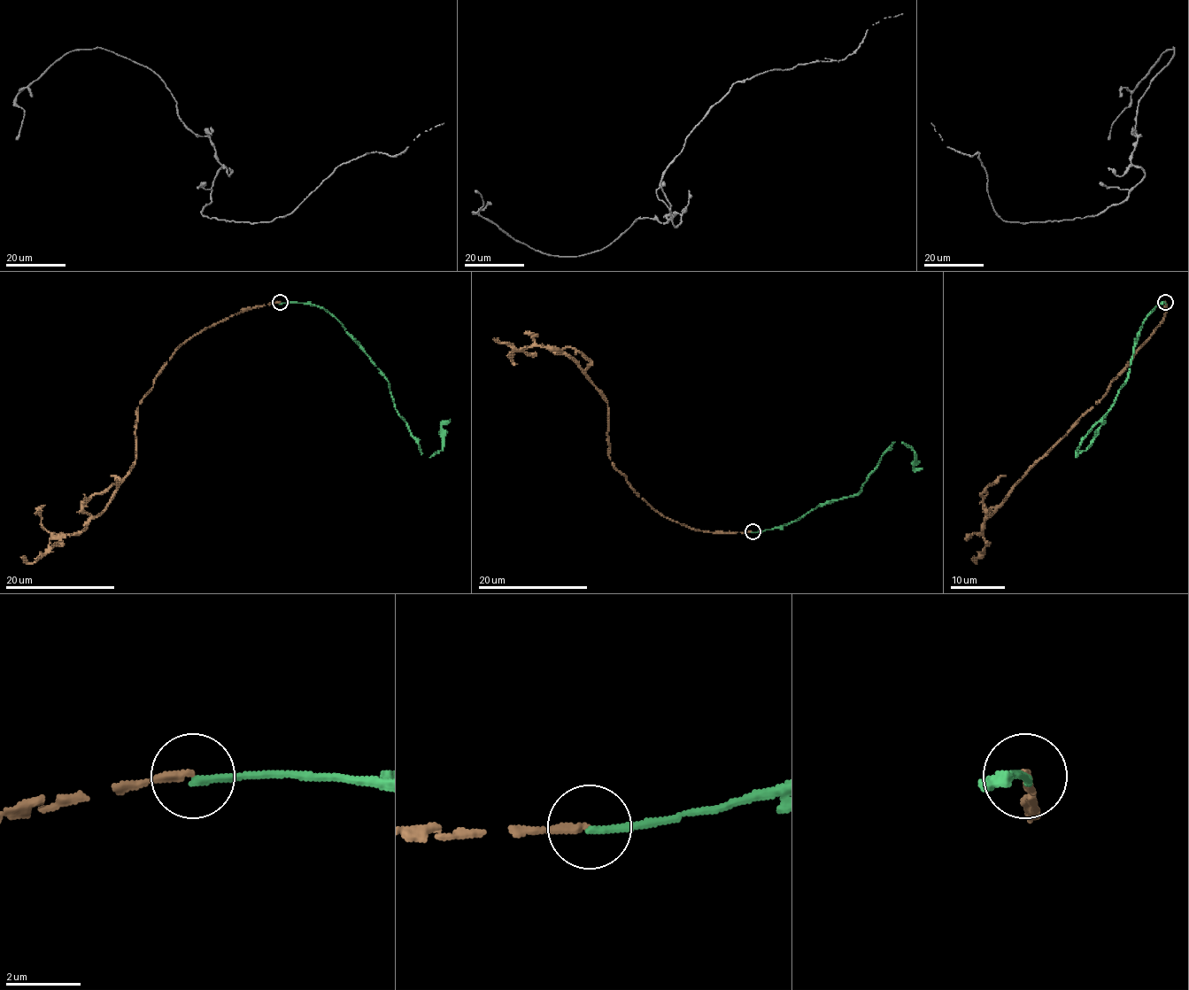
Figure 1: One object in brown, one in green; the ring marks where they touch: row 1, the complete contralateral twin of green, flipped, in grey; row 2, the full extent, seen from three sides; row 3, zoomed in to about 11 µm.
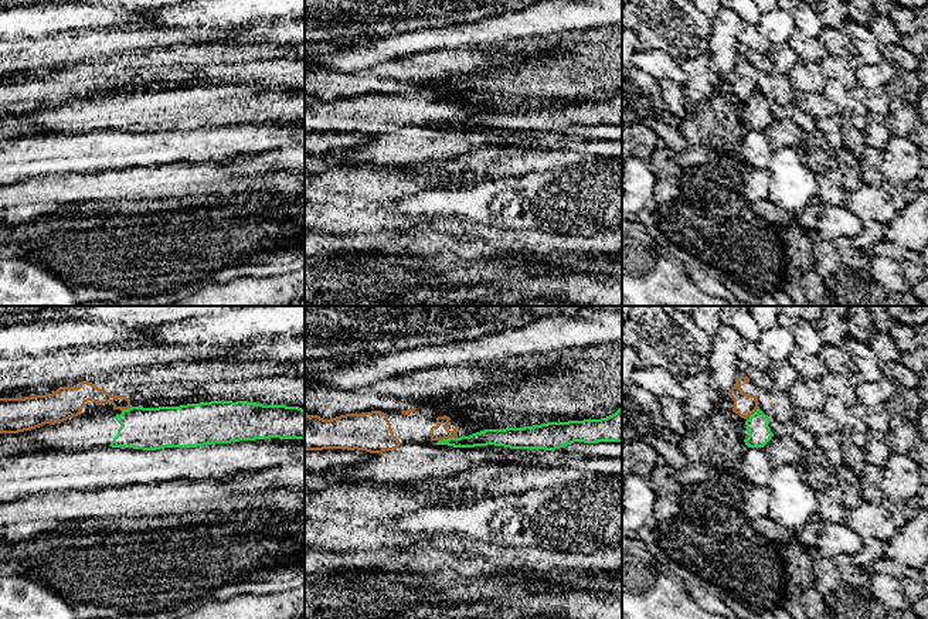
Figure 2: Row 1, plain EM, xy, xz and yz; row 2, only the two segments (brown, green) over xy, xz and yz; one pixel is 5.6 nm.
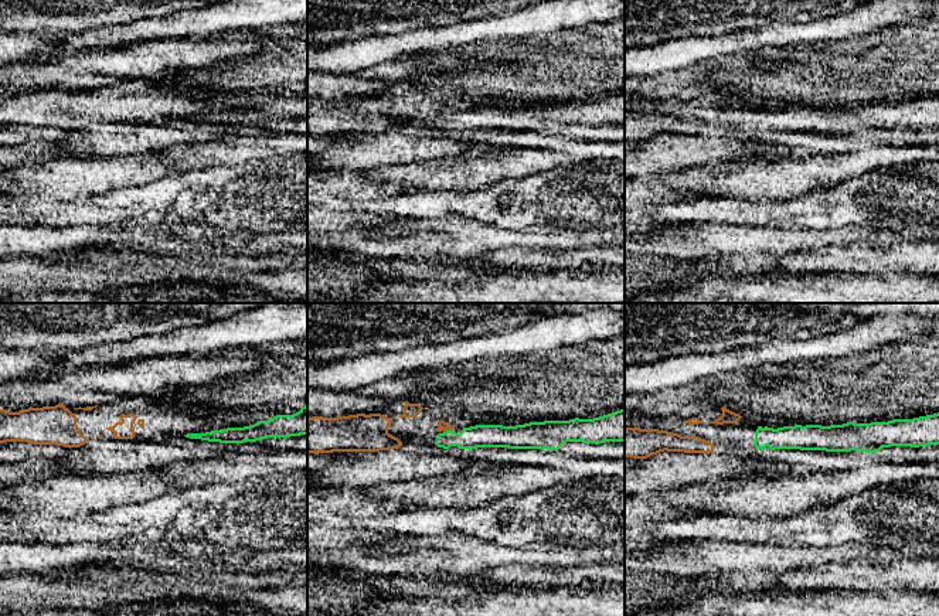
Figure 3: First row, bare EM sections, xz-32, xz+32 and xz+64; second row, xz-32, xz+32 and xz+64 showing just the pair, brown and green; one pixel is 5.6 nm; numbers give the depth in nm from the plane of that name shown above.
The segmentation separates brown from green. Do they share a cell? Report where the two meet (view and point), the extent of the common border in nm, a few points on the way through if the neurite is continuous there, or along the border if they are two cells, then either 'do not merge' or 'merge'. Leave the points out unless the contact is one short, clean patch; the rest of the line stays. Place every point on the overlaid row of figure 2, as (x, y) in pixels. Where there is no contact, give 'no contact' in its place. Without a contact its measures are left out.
contact xz (445, 438); length 100 nm; border xz (454, 436), (438, 442); do not merge

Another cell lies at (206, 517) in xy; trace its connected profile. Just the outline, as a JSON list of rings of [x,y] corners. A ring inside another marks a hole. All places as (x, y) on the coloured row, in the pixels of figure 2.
[[[244,510],[232,513],[220,511],[203,511],[198,514],[170,514],[157,517],[137,517],[137,518],[86,518],[74,521],[74,524],[82,533],[98,531],[150,531],[162,528],[177,528],[183,526],[194,524],[215,524],[230,521],[247,521],[247,520],[285,520],[281,514],[271,510]]]

